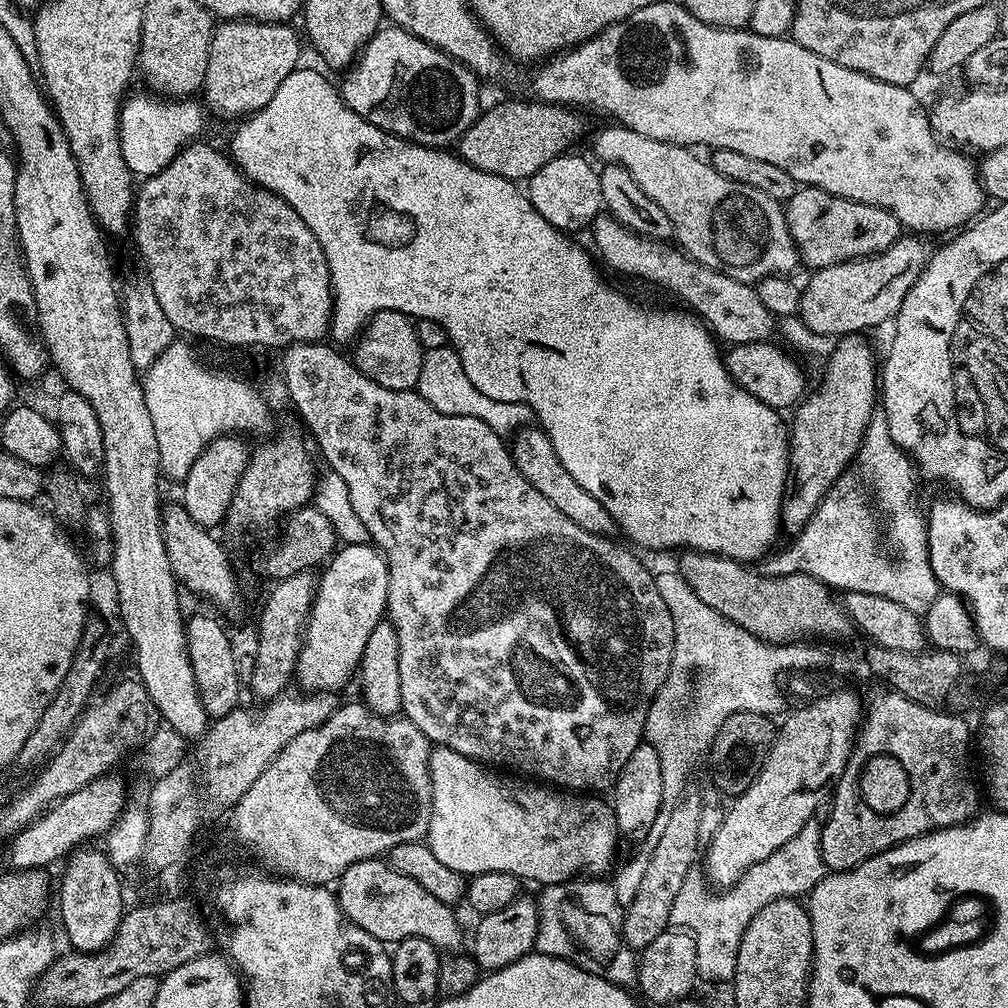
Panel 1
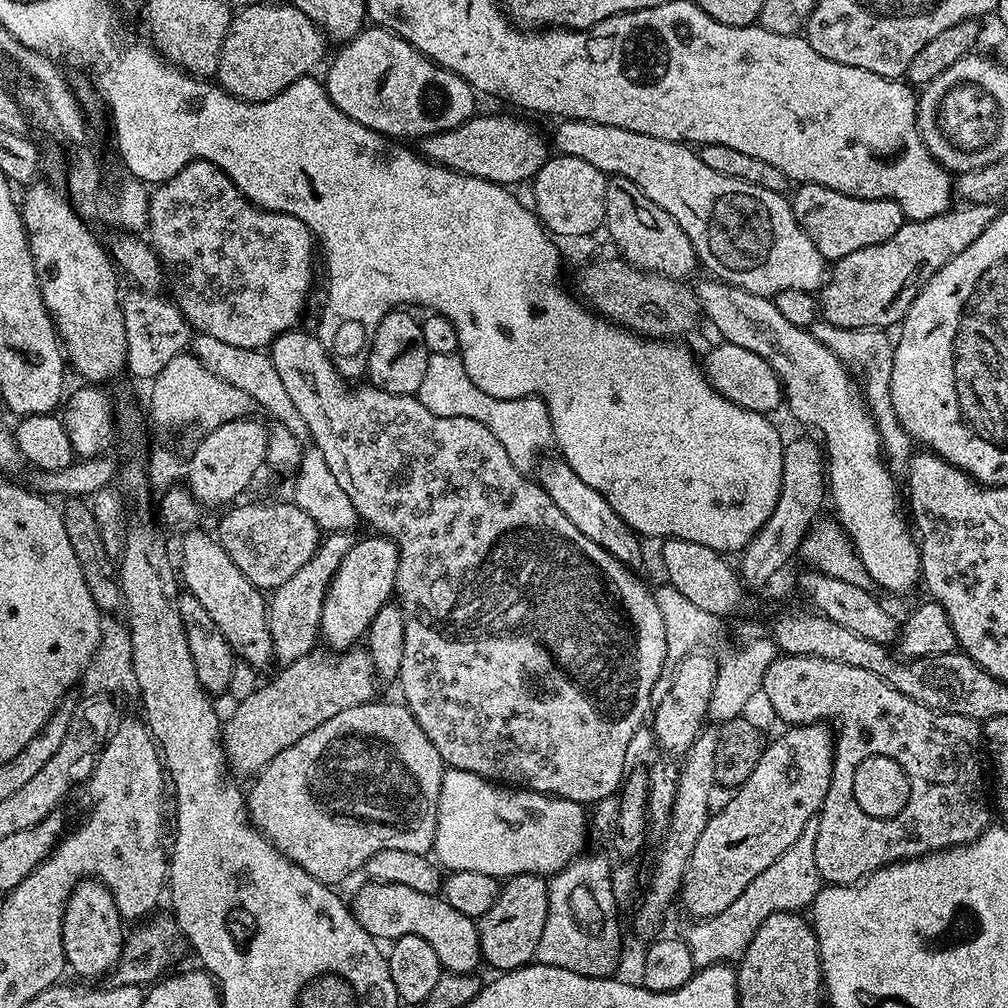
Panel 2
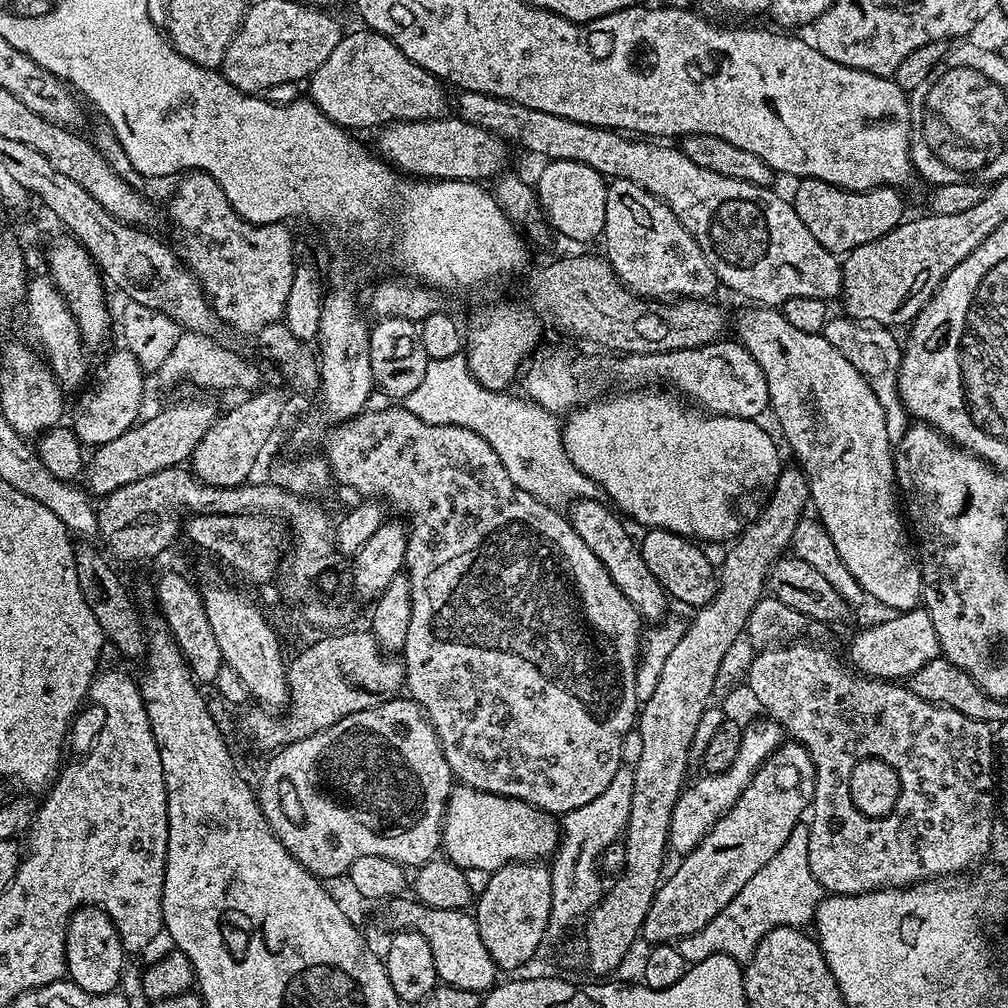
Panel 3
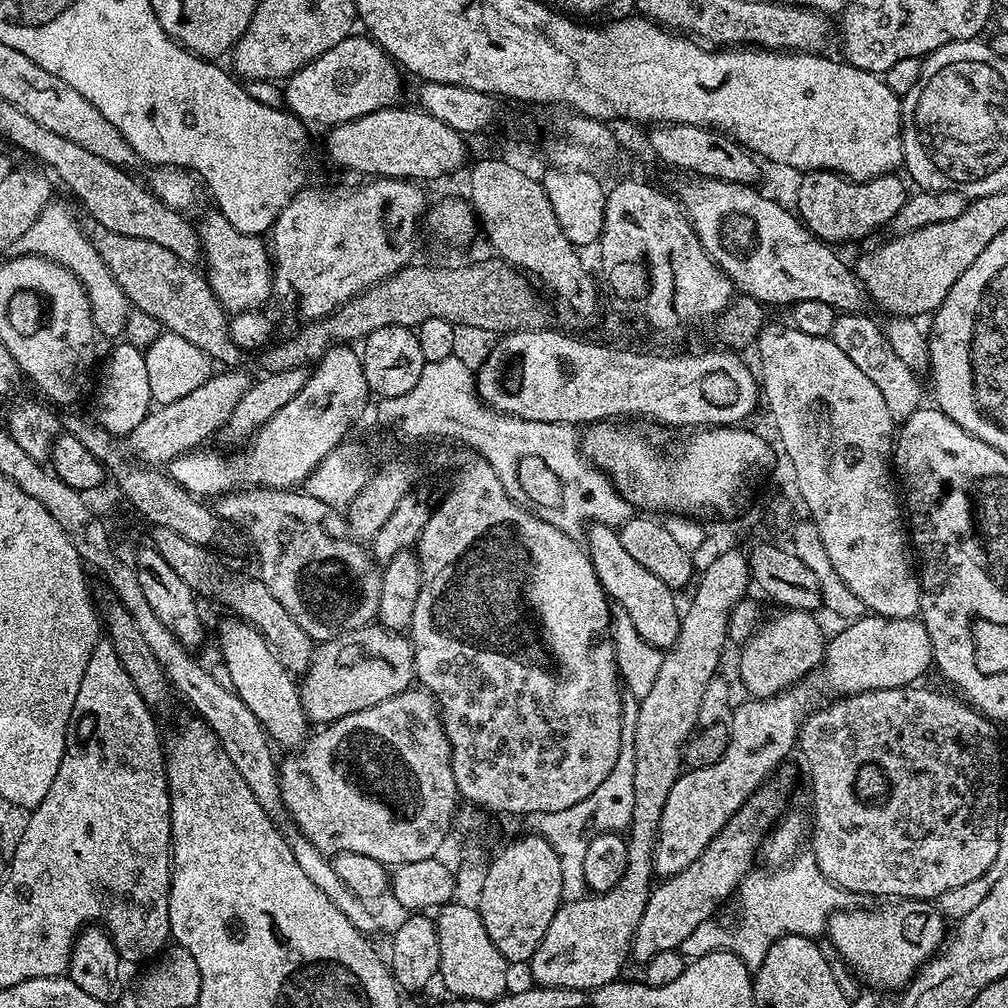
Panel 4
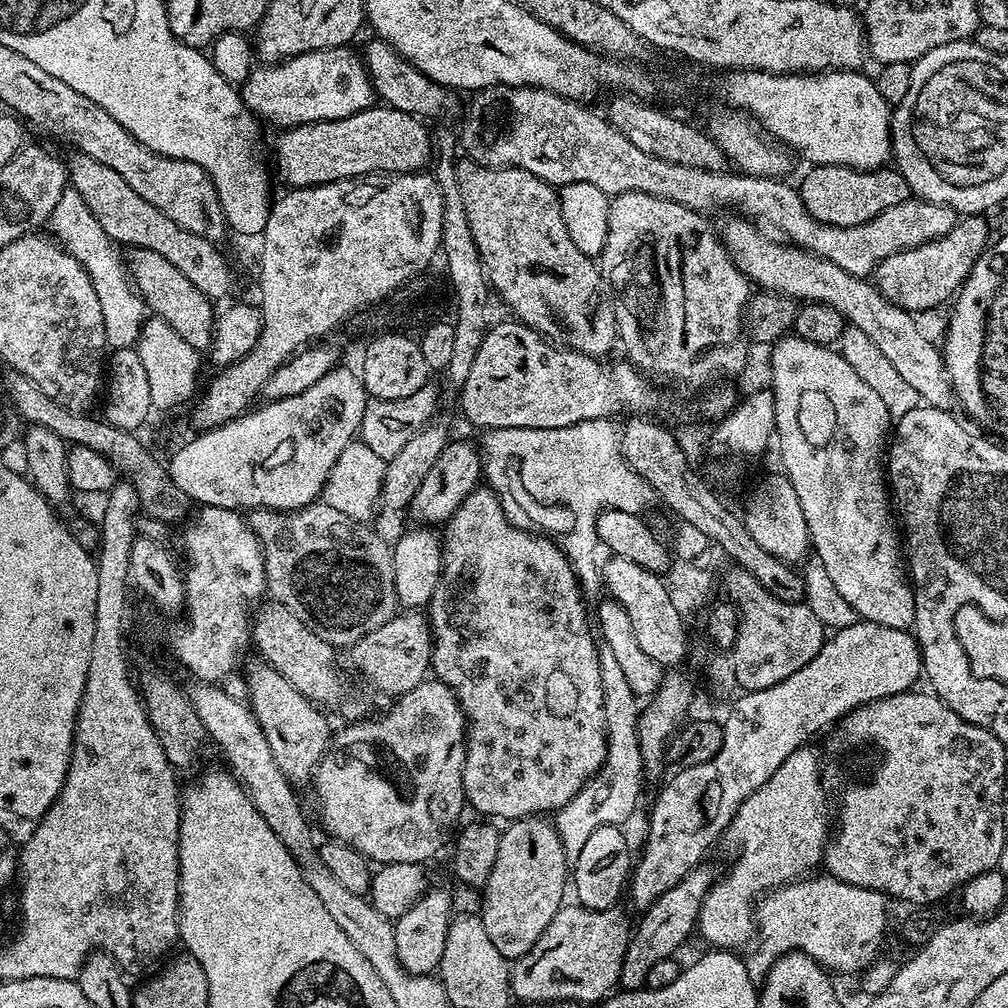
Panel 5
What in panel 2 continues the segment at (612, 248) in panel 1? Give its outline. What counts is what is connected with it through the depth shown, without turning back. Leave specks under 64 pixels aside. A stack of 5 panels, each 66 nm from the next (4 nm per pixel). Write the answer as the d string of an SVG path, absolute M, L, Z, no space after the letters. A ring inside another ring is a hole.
M707 279L694 284L694 291L700 303L701 313L720 331L719 339L734 346L743 346L745 350L754 350L758 358L766 358L766 362L770 362L784 390L786 408L788 404L793 418L802 427L809 428L813 432L809 433L822 445L826 457L826 492L830 497L830 504L836 507L835 519L844 529L844 533L851 538L873 585L877 589L885 588L888 592L908 592L915 584L919 585L922 580L920 546L910 531L909 521L905 517L904 521L896 513L897 477L885 461L876 422L872 419L872 413L868 411L861 389L852 385L852 380L848 377L849 369L844 361L838 359L830 348L822 346L822 342L818 342L818 338L814 338L811 331L794 326L794 322L786 322L775 299L750 294L738 286L725 284L723 280Z

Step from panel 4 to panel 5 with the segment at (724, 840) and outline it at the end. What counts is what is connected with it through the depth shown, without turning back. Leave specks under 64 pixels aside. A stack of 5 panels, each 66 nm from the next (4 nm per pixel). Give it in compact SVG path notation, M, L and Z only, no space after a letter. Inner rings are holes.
M707 866L692 869L686 873L666 894L662 894L639 917L640 925L628 937L626 954L622 958L619 987L624 990L639 990L646 985L646 974L654 962L662 962L677 955L684 939L697 927L700 918L700 904L704 895L714 883L714 875Z

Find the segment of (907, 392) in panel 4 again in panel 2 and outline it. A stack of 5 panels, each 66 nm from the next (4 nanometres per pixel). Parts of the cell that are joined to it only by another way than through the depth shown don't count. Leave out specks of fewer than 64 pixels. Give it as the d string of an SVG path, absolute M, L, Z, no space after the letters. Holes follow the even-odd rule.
M823 318L817 319L810 329L812 336L832 350L845 365L857 368L864 375L862 392L866 397L868 411L876 422L880 435L880 447L884 450L885 461L893 473L904 474L914 455L914 441L894 414L894 398L890 398L890 374L894 371L894 340L887 331L878 328L843 328L834 326Z

